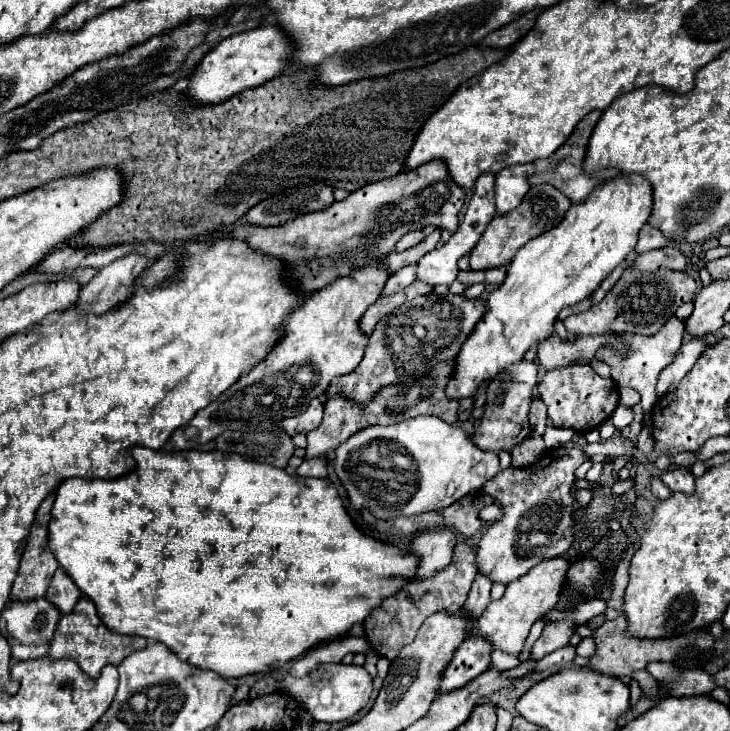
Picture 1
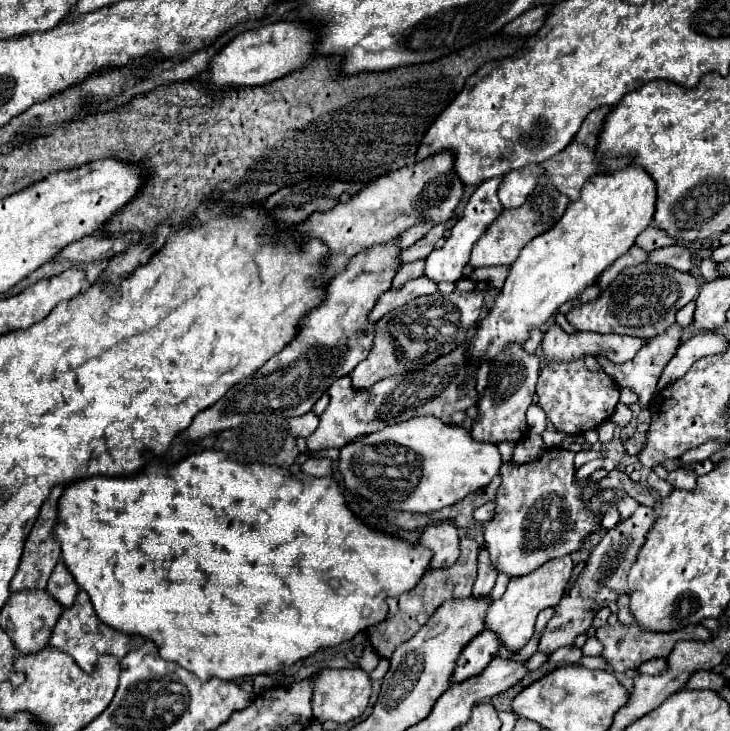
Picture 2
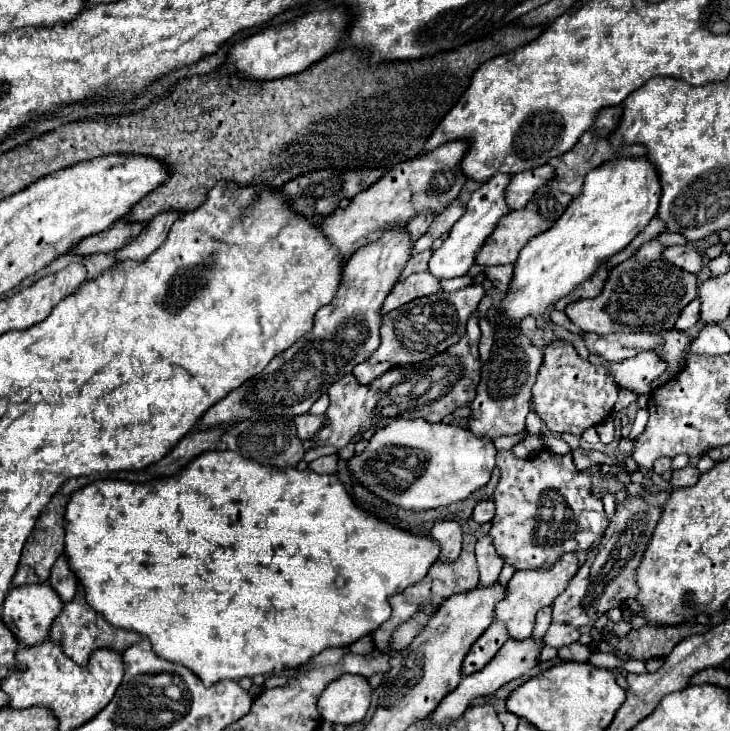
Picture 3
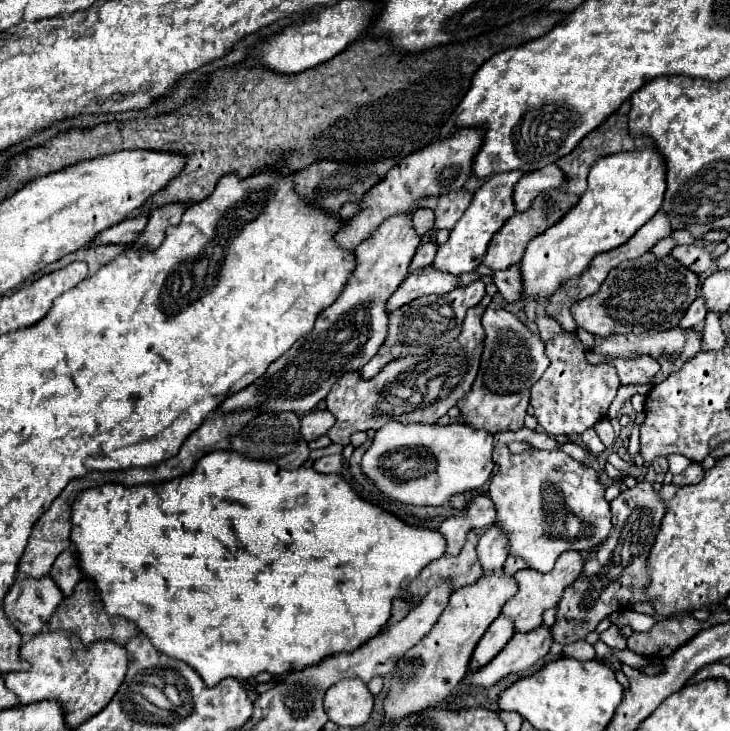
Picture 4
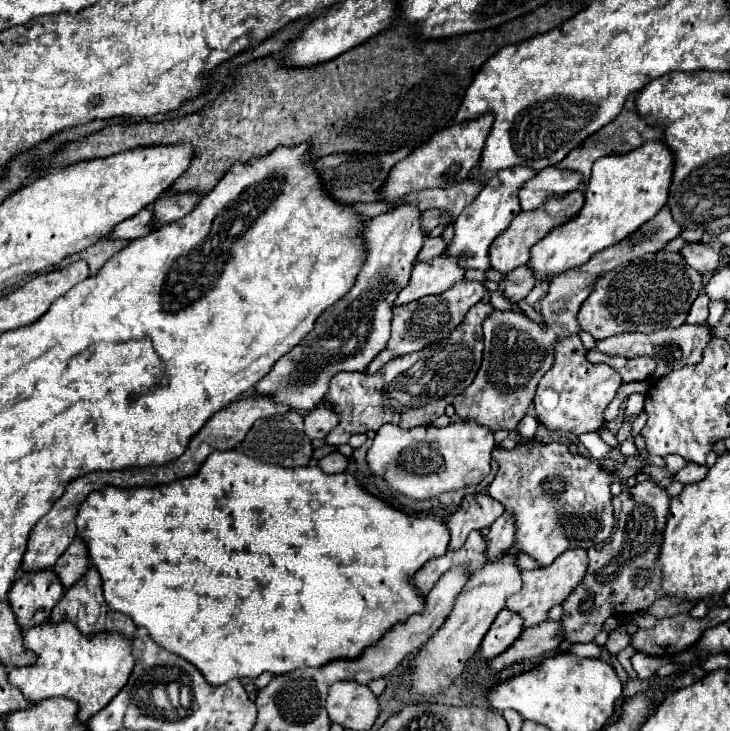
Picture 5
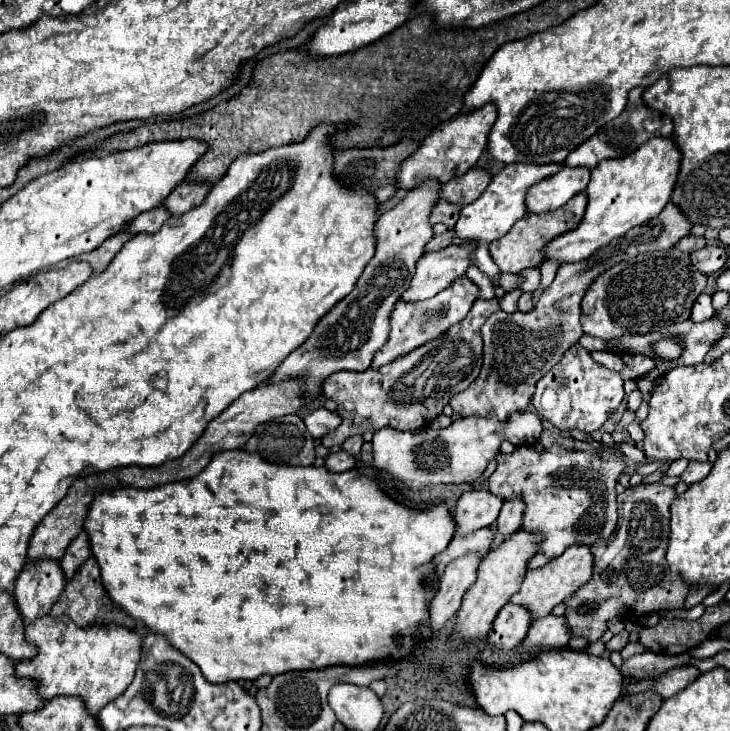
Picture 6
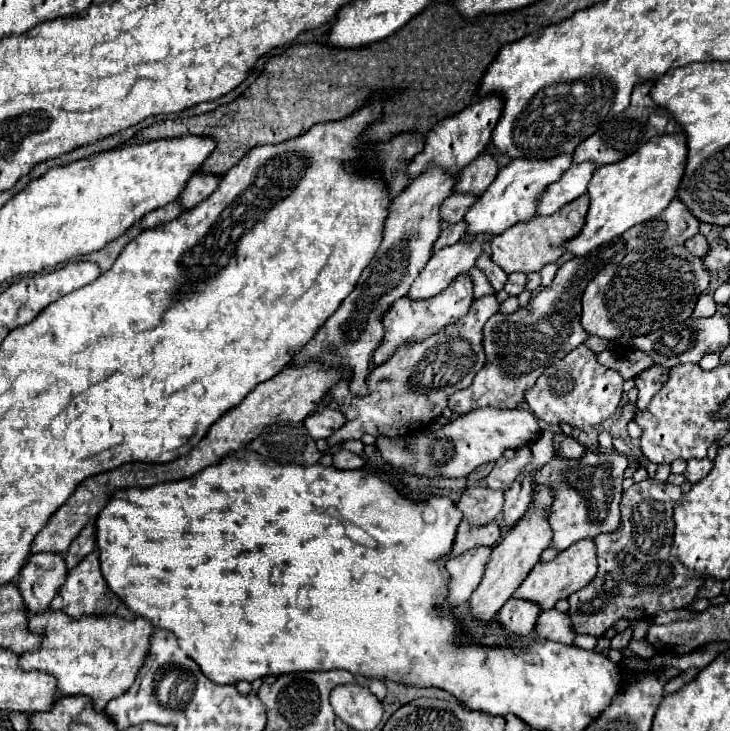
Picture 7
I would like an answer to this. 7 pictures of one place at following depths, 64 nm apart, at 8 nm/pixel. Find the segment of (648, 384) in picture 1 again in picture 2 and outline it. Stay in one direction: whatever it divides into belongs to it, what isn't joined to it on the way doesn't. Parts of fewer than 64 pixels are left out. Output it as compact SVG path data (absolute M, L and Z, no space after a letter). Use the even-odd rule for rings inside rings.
M672 324L672 328L668 328L668 332L650 338L648 344L646 344L632 360L628 360L628 362L624 362L624 364L614 364L614 362L610 362L610 360L604 358L604 356L600 356L600 358L596 358L596 360L598 360L598 364L604 368L604 372L606 372L618 386L630 388L632 392L636 392L638 398L640 398L640 406L646 408L646 406L650 404L650 400L656 396L658 378L660 378L664 366L668 364L668 360L672 360L676 348L678 348L678 344L680 344L680 336L682 336L682 328L680 328L678 324Z

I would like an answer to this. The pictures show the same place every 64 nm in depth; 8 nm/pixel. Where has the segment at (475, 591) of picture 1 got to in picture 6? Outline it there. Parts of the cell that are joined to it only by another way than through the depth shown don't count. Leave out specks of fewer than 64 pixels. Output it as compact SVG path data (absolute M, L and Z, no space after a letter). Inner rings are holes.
M516 496L516 500L504 500L504 506L500 510L500 516L496 520L496 534L500 538L508 538L516 532L516 528L522 526L524 516L524 500Z

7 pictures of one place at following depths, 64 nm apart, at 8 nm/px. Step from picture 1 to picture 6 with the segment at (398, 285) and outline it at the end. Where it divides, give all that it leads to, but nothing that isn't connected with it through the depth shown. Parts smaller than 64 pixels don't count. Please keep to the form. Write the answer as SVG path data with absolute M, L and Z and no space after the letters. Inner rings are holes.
M446 230L444 234L438 234L438 236L434 236L434 240L430 240L430 242L428 242L426 252L442 250L442 248L450 246L450 244L452 244L452 240L454 240L454 230Z

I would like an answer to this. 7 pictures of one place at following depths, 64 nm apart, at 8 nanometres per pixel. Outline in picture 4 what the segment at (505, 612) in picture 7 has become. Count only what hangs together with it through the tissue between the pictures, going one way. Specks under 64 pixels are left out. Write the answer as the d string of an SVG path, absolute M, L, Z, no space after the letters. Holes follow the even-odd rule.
M500 614L492 622L492 626L486 630L486 634L480 638L480 642L472 654L472 660L470 660L470 668L478 670L478 668L486 666L508 644L512 634L514 634L512 620L508 620L508 616Z

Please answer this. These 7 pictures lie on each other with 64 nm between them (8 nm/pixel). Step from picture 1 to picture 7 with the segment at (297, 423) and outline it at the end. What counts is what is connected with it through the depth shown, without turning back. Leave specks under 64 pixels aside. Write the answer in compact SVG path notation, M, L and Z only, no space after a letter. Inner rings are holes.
M322 408L322 410L316 410L312 416L308 416L304 420L304 426L314 436L314 440L326 440L332 436L332 432L344 426L344 414L340 410Z

